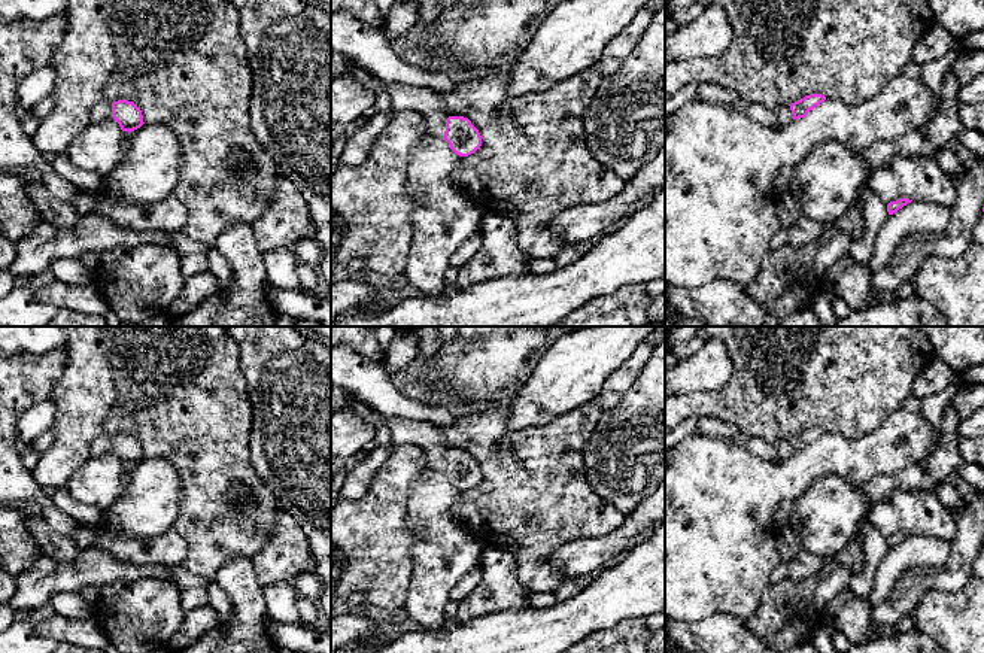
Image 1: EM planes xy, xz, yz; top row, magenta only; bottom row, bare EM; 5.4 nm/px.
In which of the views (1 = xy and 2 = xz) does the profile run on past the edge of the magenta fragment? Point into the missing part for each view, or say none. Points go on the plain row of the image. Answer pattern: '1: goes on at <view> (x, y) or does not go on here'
1: goes on at xy (102, 445)
2: goes on at xz (403, 431)

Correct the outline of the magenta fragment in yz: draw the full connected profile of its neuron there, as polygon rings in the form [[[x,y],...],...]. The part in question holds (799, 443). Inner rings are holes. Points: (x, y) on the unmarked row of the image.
[[[810,428],[792,437],[790,440],[780,441],[775,446],[778,458],[784,461],[790,458],[793,453],[805,452],[810,444],[813,444],[816,440],[819,440],[824,434],[826,431],[821,428]]]

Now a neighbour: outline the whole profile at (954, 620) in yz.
[[[974,572],[957,592],[924,592],[909,616],[945,653],[984,653],[984,578]]]

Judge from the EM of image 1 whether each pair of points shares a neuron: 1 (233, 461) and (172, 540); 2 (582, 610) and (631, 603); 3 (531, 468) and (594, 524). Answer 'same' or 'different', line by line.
1: different
2: same
3: same

